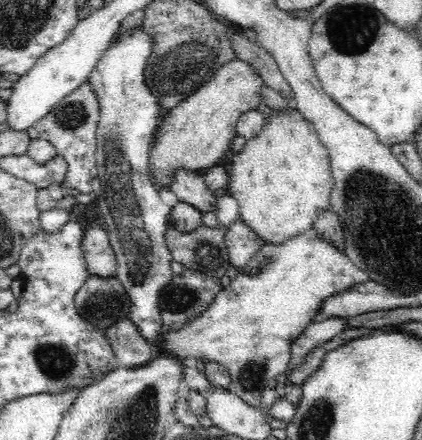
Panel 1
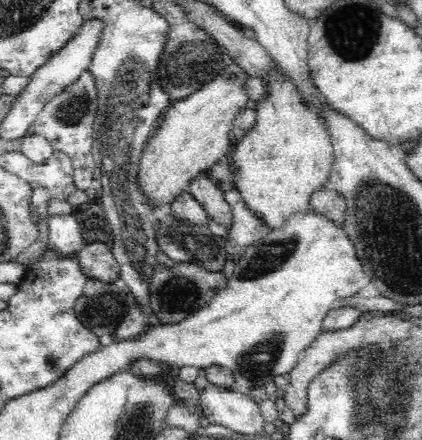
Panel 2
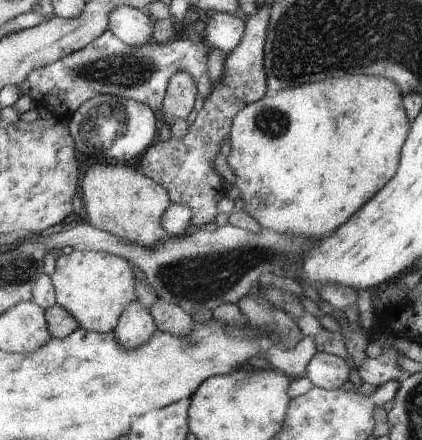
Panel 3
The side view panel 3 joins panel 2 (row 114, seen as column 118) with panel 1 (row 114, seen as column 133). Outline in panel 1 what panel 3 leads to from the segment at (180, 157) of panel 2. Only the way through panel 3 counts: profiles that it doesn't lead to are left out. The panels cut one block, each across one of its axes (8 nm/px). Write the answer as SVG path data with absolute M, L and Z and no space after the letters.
M234 58L226 66L222 66L210 82L198 88L190 98L182 100L176 108L172 108L166 120L160 124L160 132L156 132L156 144L152 144L152 170L154 180L162 184L170 184L174 178L174 170L184 168L192 172L210 170L218 158L224 158L232 140L238 136L236 126L242 114L258 110L262 106L262 88L264 78L252 68L246 60Z

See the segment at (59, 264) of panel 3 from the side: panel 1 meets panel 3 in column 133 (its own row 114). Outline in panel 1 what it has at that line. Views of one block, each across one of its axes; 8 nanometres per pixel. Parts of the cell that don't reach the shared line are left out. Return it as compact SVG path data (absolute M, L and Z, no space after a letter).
M296 108L290 112L276 112L276 116L266 118L262 132L246 142L246 146L234 156L232 174L228 180L228 194L234 196L240 204L240 220L250 226L250 232L262 240L264 246L280 246L296 236L316 234L318 240L326 240L330 248L338 254L346 254L346 242L342 238L342 226L336 212L330 208L332 194L332 170L330 170L330 152L322 144L318 130L306 120Z

